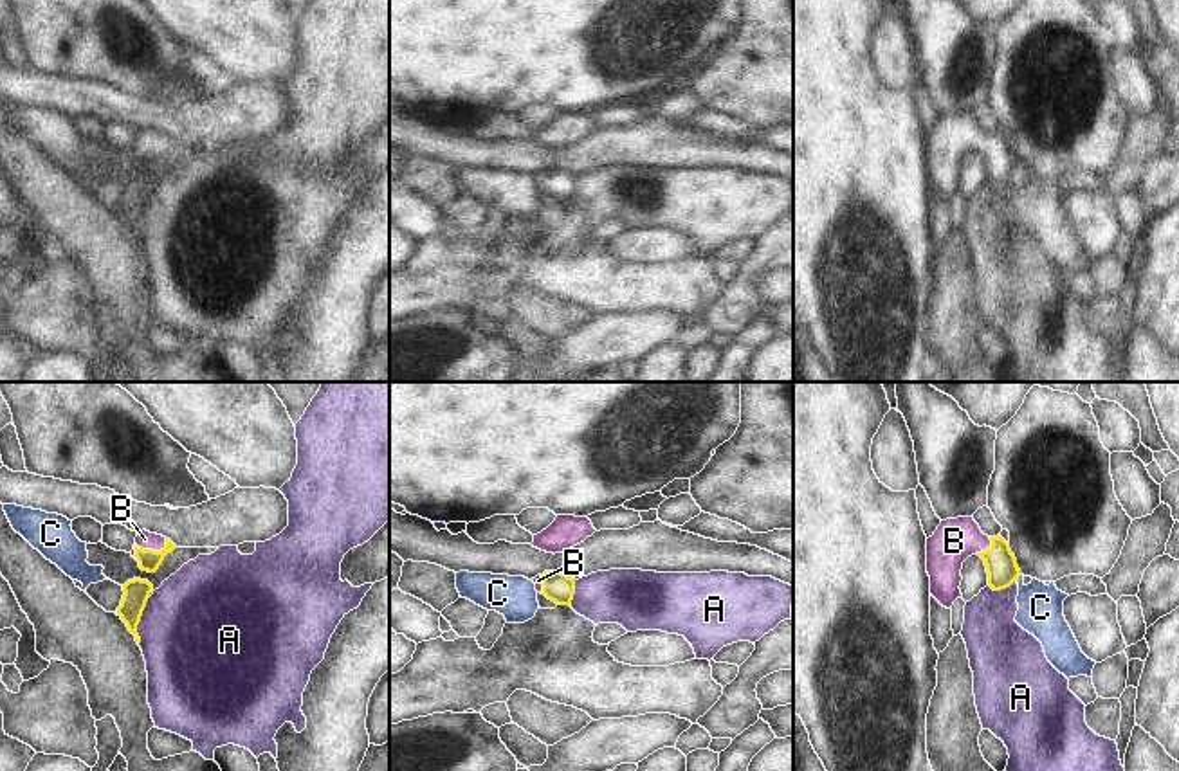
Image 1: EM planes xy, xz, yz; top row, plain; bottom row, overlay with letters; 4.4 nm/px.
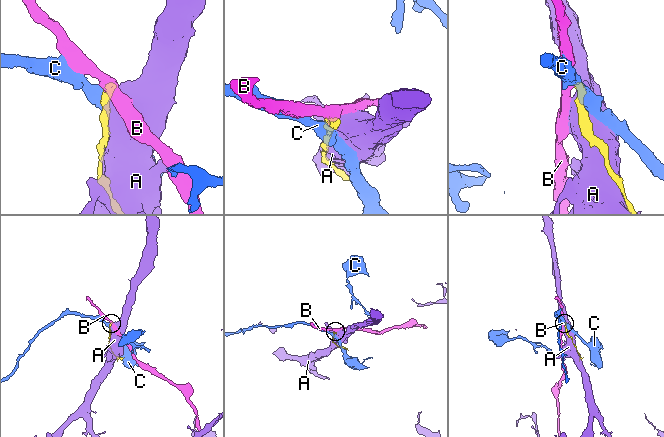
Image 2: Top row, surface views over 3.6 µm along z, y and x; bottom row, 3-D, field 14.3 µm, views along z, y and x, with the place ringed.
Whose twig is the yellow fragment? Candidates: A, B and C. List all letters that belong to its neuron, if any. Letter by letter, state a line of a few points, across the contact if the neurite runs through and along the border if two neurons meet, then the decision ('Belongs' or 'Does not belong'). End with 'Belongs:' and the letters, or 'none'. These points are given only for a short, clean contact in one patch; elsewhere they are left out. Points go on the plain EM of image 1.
A: Does not belong
B: Line: xy (148, 157), (148, 146), (145, 136). Belongs
C: Line: yz (1021, 172), (1017, 177). Does not belong
Belongs: B

